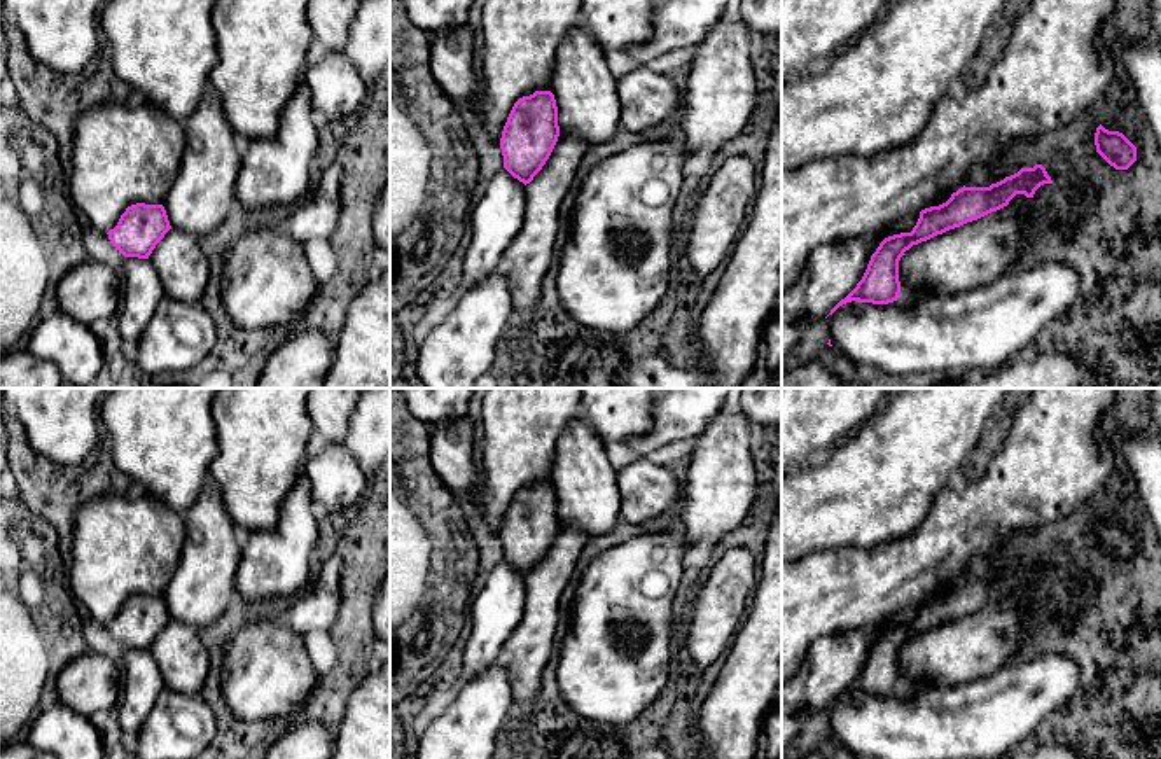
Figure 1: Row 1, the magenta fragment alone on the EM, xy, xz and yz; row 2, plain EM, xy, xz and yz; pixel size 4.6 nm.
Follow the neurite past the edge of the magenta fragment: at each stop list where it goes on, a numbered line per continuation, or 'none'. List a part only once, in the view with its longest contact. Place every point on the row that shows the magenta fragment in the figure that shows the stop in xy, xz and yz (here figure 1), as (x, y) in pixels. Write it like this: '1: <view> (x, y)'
1: yz (833, 270)

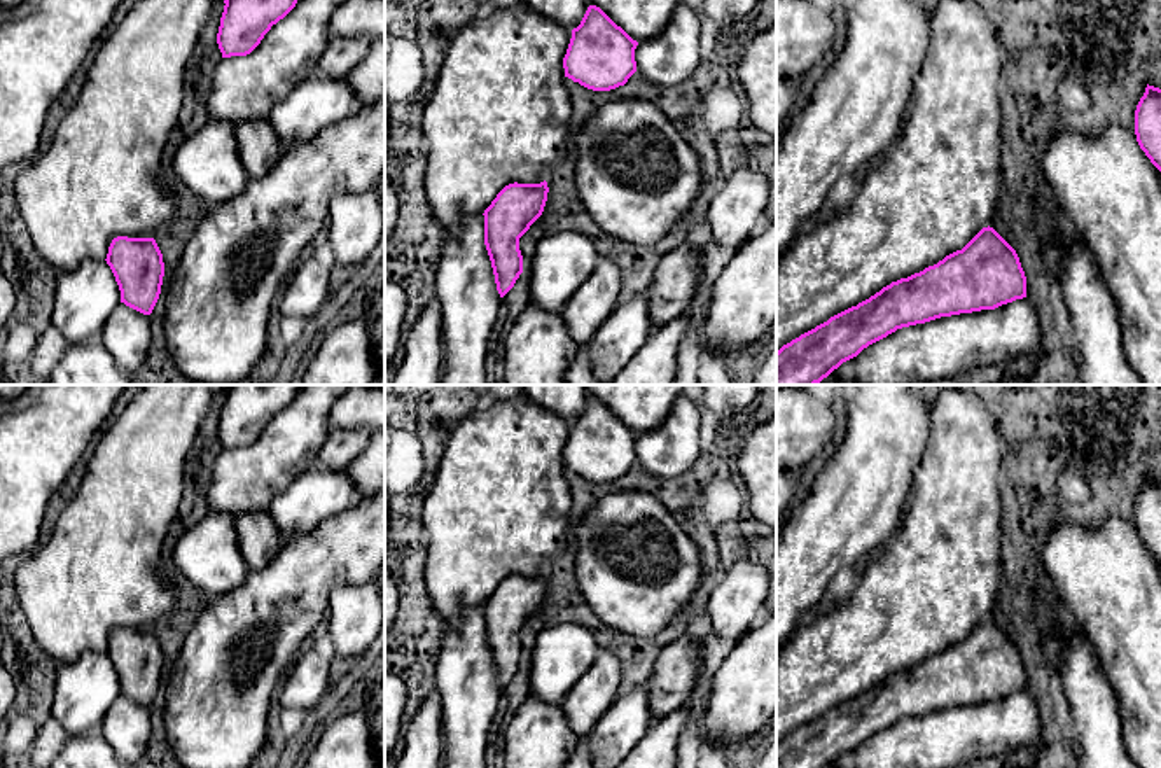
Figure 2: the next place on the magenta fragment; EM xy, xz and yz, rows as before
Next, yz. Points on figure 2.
none

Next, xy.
none

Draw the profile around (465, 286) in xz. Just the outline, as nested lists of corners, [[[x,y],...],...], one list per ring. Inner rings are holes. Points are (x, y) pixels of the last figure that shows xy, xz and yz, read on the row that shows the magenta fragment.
[[[484,215],[465,217],[455,234],[444,234],[435,273],[435,297],[442,304],[441,385],[488,385],[486,359],[502,297],[484,245]]]

